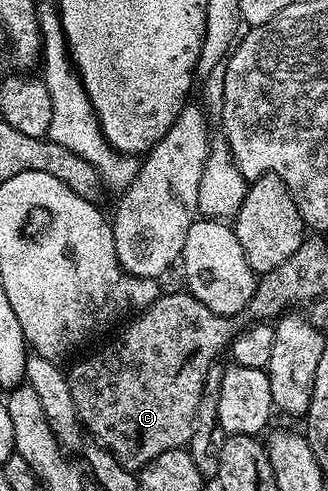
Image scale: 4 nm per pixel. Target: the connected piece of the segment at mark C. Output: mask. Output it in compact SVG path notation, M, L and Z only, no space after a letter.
M161 293L154 304L139 311L127 323L129 326L109 346L74 363L72 370L67 371L70 396L74 396L81 427L87 433L89 430L99 445L110 450L122 468L133 472L139 472L154 456L162 456L162 452L187 447L194 432L198 400L204 394L206 372L217 365L216 357L231 347L233 338L242 329L240 321L236 316L223 318L221 314L212 314L193 294Z

